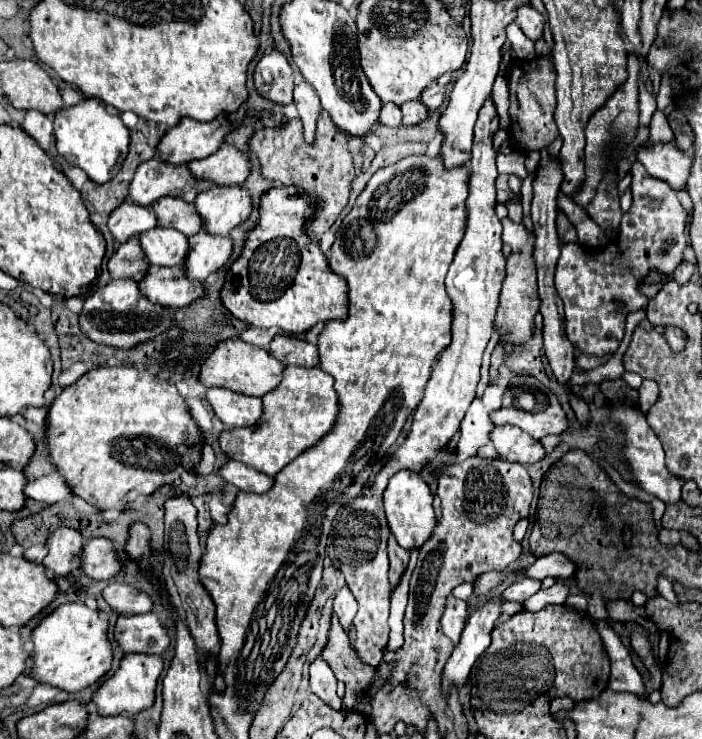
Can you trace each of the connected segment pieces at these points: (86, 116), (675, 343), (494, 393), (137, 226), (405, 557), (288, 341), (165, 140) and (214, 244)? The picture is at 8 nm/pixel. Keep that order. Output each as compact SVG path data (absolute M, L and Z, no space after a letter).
M85 98L75 106L61 108L53 116L55 120L55 146L57 152L73 166L79 166L81 170L87 172L87 176L103 184L115 176L119 170L119 164L123 164L123 156L127 154L129 146L129 128L121 122L119 116L109 114L101 100L97 98Z
M667 326L665 336L667 336L667 342L671 344L671 348L675 348L675 350L683 350L683 348L685 348L685 338L683 338L683 332L679 332L677 328Z
M503 376L497 378L493 386L485 388L485 394L481 398L475 398L461 422L461 438L457 444L457 454L459 462L475 456L481 446L489 442L489 432L493 428L489 420L489 412L501 406L501 396L505 392L507 380Z
M125 200L109 214L107 226L117 242L127 242L131 236L157 226L157 218L153 212L149 212L147 206L137 206Z
M393 534L389 536L387 550L389 550L389 560L391 560L389 580L391 580L391 586L397 586L401 574L405 572L405 568L407 568L407 564L409 564L409 550L407 550L407 548L401 548L401 546L397 544L397 540L395 540Z
M277 334L269 344L269 354L285 366L293 364L293 366L311 368L319 364L317 348L313 344L307 344L303 338L295 338L295 336Z
M219 116L211 122L197 122L193 118L181 118L157 144L159 160L181 166L191 160L211 156L223 142L225 134L231 130L231 124L225 116Z
M205 232L189 236L189 254L185 260L185 270L193 280L205 282L209 274L221 268L231 256L231 240L225 236L211 236Z

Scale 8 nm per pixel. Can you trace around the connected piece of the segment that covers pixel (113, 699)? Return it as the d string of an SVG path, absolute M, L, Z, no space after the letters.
M125 654L119 670L105 680L97 692L93 694L91 702L97 706L97 712L101 716L119 716L119 714L137 714L145 708L149 708L155 700L155 686L157 678L163 670L163 660L161 656L147 656L147 654Z

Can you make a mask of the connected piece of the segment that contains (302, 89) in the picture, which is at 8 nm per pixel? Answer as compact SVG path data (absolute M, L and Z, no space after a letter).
M305 80L295 84L295 100L293 100L295 108L299 110L299 118L303 120L303 128L305 128L305 140L311 144L313 136L315 136L315 122L321 110L319 104L319 96L315 92L315 88L311 88L311 84L307 84Z

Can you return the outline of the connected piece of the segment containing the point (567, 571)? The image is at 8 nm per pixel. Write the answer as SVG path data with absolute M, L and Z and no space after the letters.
M541 556L537 558L535 564L523 568L523 570L515 570L513 576L517 580L543 580L547 576L553 578L571 578L571 572L575 572L575 568L571 568L571 560L567 560L567 556Z

